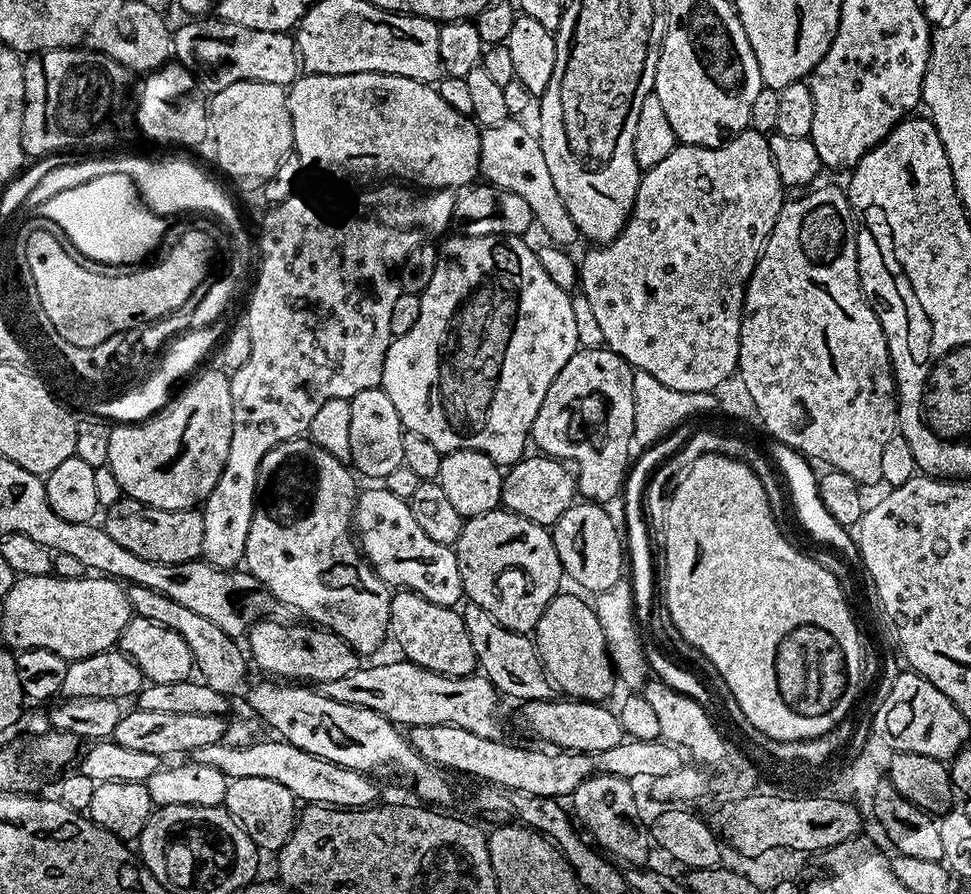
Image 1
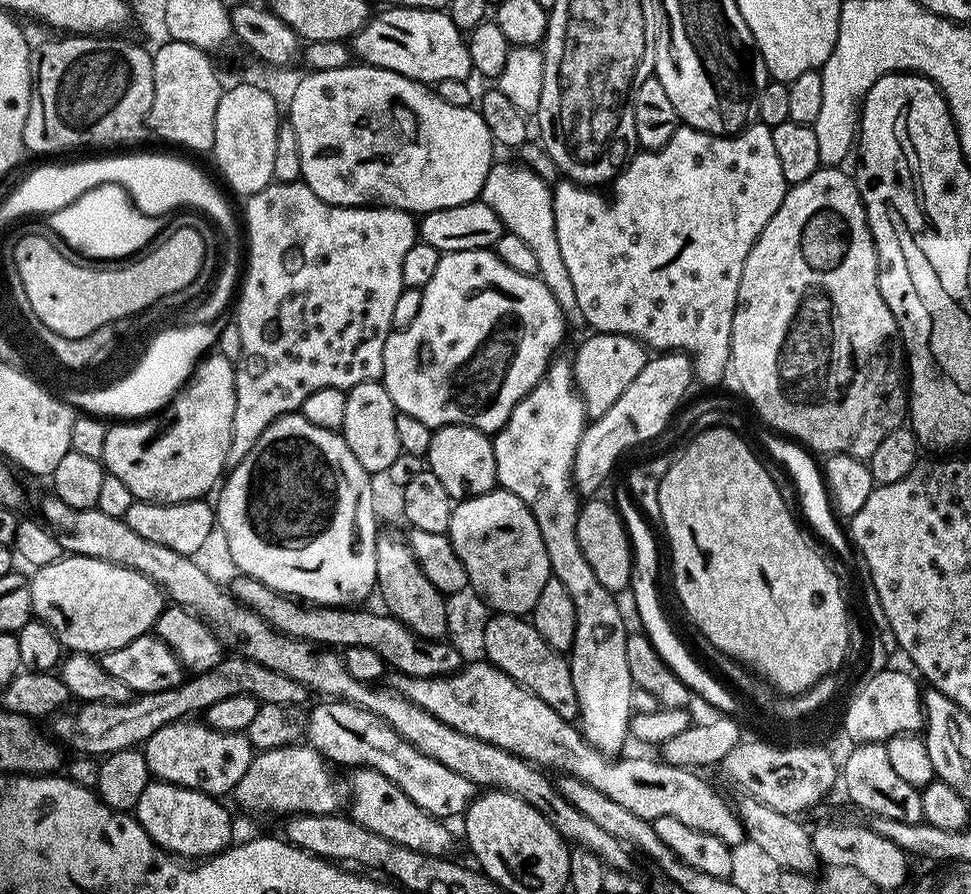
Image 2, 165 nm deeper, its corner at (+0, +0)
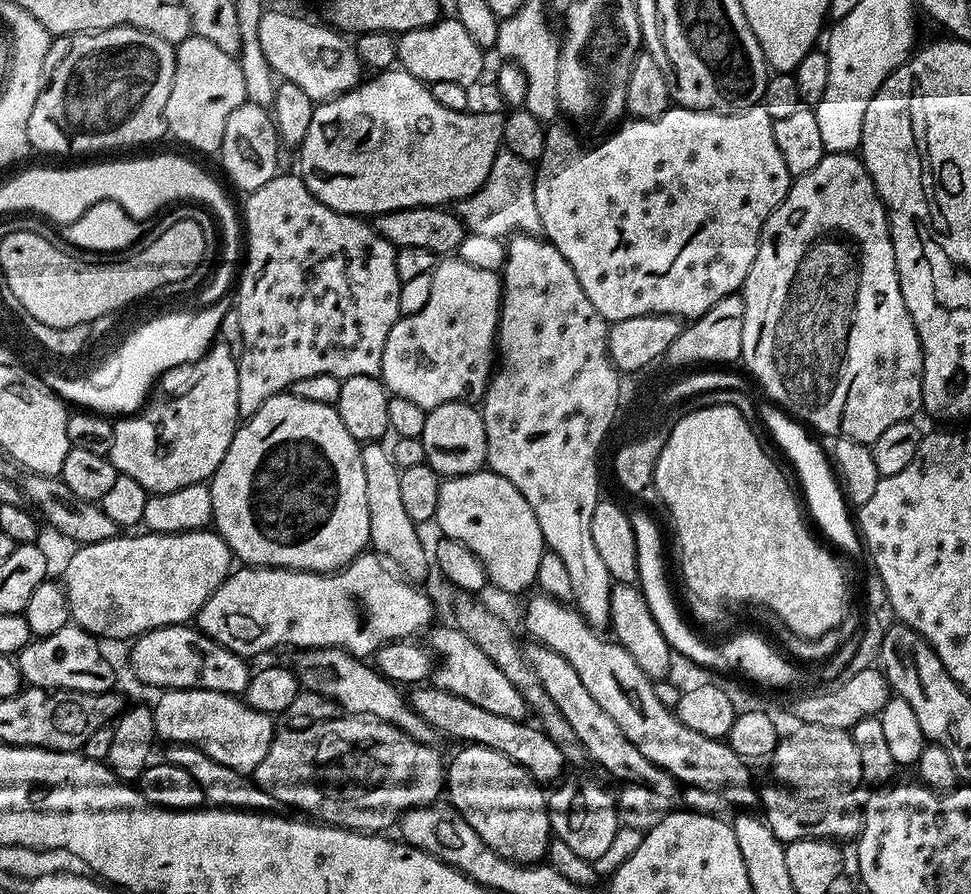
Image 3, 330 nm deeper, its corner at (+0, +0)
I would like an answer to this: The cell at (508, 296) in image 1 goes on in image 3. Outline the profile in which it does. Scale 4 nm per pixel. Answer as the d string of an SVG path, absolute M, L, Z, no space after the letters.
M444 258L431 274L430 299L426 306L422 306L418 314L401 316L386 338L379 379L383 380L384 387L391 395L410 398L410 402L425 410L437 408L446 402L479 405L494 371L496 327L500 321L501 273L478 270L478 266L469 266L458 258Z

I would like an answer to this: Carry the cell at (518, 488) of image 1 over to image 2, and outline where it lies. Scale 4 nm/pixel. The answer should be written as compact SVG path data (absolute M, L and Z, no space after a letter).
M661 352L649 358L646 366L638 370L634 382L622 390L618 402L585 427L572 467L572 483L577 493L584 498L595 497L627 448L648 444L655 436L662 435L691 384L694 384L692 359L685 352Z

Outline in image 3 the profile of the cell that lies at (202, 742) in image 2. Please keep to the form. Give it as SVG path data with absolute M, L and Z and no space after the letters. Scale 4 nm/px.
M170 688L159 693L152 708L157 737L168 744L189 744L230 766L230 770L255 773L258 762L266 758L274 735L273 717L262 710L254 710L240 696L222 694L214 690Z

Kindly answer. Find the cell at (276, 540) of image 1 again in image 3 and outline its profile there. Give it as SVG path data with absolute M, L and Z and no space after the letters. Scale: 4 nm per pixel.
M292 391L280 392L274 398L266 398L262 406L253 416L247 417L237 427L234 438L230 442L230 450L226 450L226 458L212 475L212 524L215 531L227 542L237 561L258 568L295 568L298 572L336 572L345 568L350 561L356 559L370 544L370 509L366 507L366 474L362 474L361 445L342 426L342 418L335 407L322 402L306 402L306 398L298 398Z

